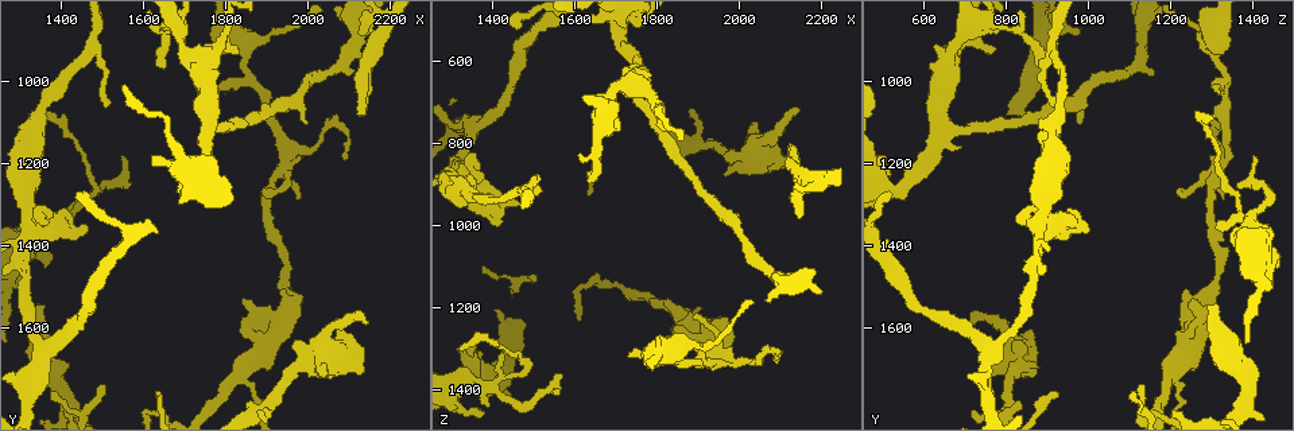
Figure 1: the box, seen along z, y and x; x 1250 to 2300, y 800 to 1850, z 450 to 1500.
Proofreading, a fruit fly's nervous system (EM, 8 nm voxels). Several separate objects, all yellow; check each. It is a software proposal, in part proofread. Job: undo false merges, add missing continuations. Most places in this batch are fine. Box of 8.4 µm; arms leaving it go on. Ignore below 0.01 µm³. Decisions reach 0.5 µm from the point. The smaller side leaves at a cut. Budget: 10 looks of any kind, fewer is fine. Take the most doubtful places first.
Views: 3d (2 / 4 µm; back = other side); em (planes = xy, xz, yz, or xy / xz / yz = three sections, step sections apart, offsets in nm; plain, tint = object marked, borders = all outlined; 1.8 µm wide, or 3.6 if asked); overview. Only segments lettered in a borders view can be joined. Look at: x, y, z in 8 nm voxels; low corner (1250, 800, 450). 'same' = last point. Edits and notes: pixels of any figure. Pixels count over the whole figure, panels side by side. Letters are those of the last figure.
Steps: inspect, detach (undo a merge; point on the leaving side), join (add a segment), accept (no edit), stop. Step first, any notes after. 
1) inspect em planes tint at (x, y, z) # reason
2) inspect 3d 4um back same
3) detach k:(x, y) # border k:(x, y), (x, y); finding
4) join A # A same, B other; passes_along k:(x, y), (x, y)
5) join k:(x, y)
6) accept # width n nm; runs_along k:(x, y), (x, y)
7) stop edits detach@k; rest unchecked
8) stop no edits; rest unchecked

inspect em planes tint at (1330, 1350, 875) # calibre changes

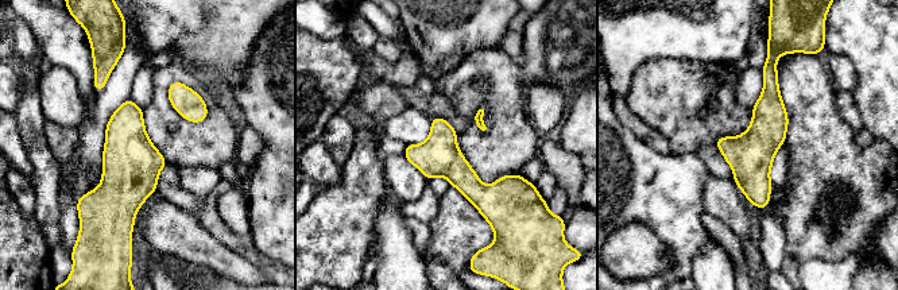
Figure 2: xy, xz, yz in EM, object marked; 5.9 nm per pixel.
inspect em planes borders same # see the neighbours

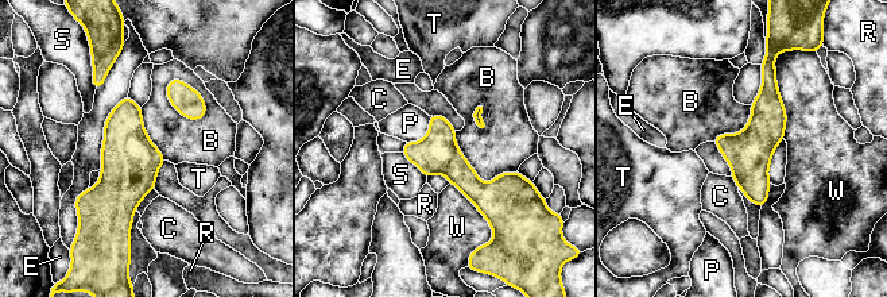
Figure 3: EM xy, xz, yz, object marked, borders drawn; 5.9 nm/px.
accept # longest_contact W 480 nm; B other, C other, E other, P other, R other, S other, T other, W other; border 3:(171, 78), (200, 95), (204, 118); all the same cell

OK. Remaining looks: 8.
inspect 3d 4um at (2120, 1080, 805) # branch stops here

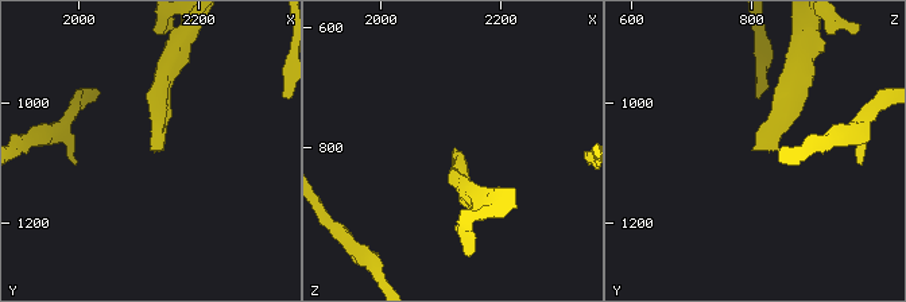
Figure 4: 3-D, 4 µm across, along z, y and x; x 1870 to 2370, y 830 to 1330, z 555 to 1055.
inspect em xy step 4 plain at (2120, 1075, 800) # shape alone is not enough

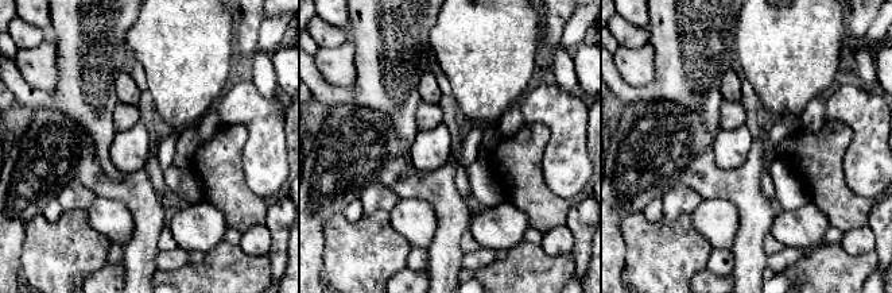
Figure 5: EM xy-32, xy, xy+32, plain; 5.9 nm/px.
inspect em xy step 4 borders same

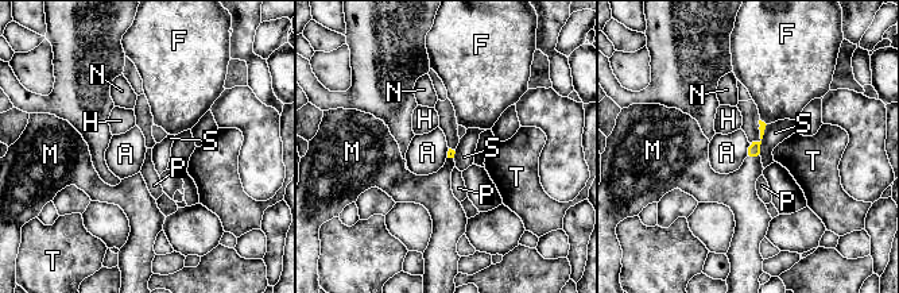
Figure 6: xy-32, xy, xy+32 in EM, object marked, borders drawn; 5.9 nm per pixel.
join M # longest_contact S 200 nm; A other, F other, H other, M same, N other, P other, S other, T other; passes_along 6:(754, 150), (754, 157), (737, 191); the cell continues

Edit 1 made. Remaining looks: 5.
inspect 3d 4um at (1355, 1540, 1295) # branch stops here

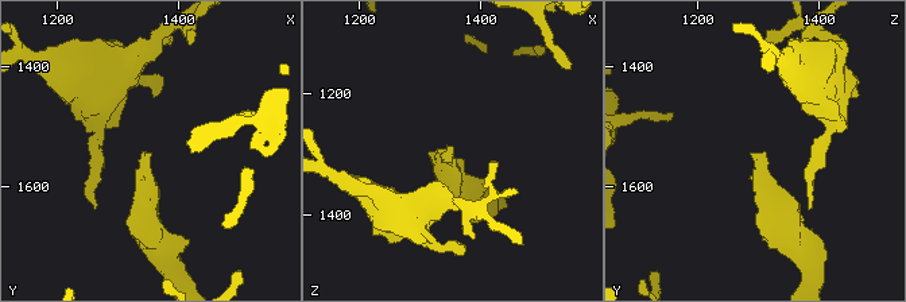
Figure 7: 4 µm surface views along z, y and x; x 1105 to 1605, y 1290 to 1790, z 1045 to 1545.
inspect em 3.6um planes borders at (1355, 1545, 1295) # need the tissue

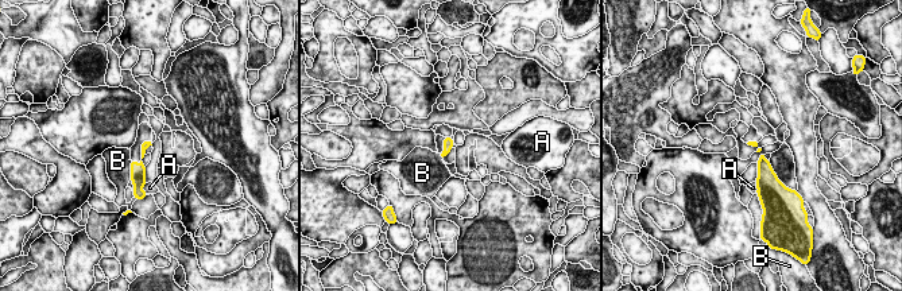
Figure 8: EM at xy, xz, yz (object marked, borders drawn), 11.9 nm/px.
accept # longest_contact B 240 nm; A other, B other; none of them fits

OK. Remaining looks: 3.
stop edits join@6; rest unchecked

